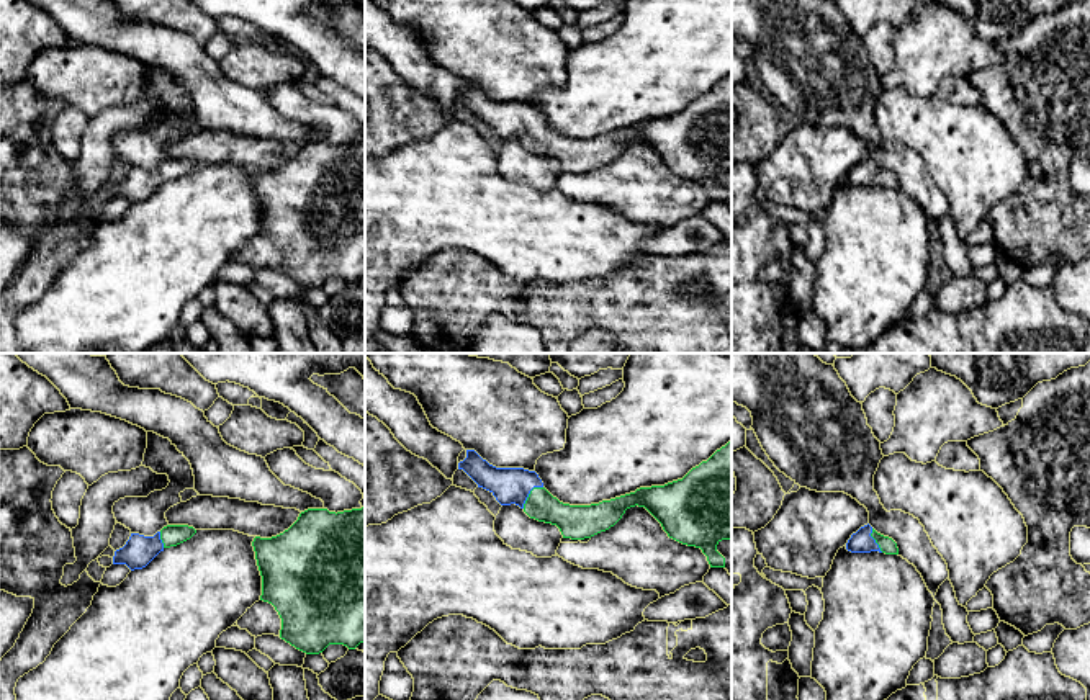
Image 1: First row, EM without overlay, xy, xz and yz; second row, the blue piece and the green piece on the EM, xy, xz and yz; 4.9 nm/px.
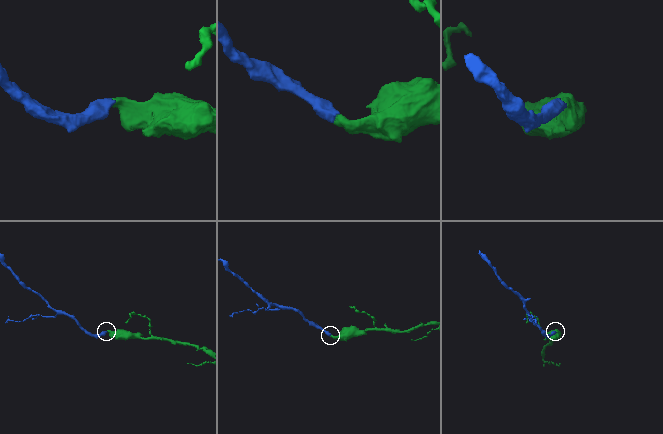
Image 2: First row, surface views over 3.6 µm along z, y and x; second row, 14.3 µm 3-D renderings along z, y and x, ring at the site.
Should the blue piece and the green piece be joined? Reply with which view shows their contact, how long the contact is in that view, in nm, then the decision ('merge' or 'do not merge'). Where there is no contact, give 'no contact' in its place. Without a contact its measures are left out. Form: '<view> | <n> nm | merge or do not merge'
xz | 150 nm | merge

